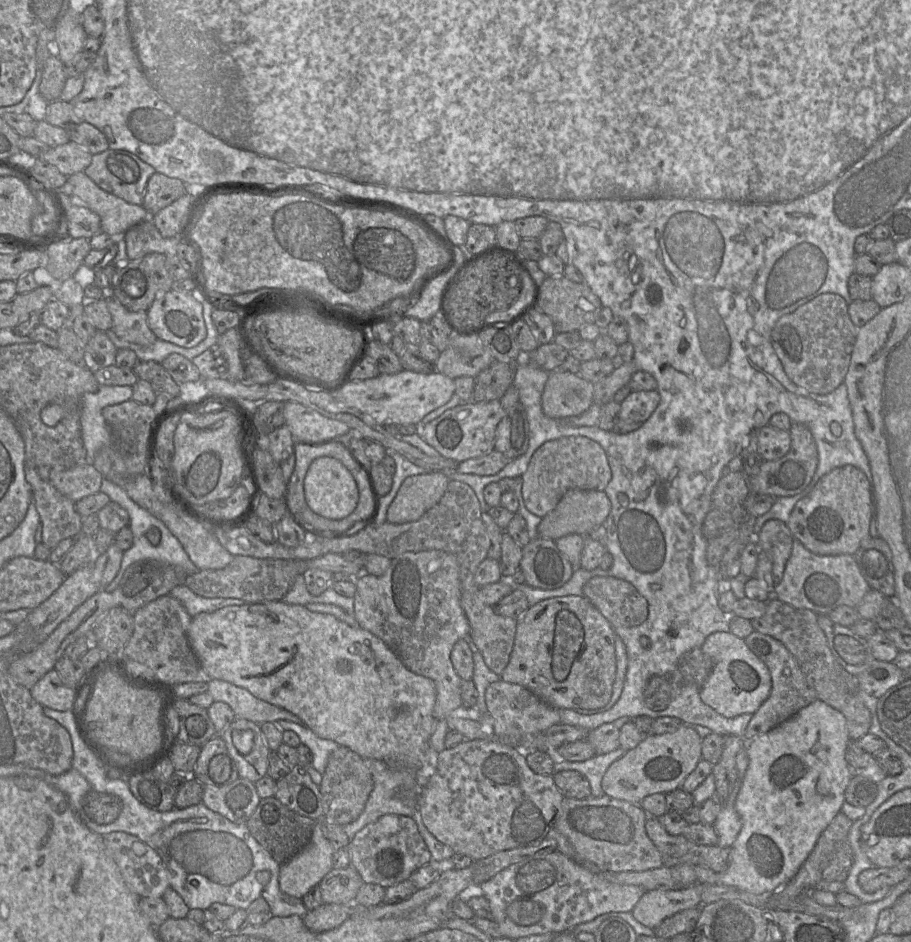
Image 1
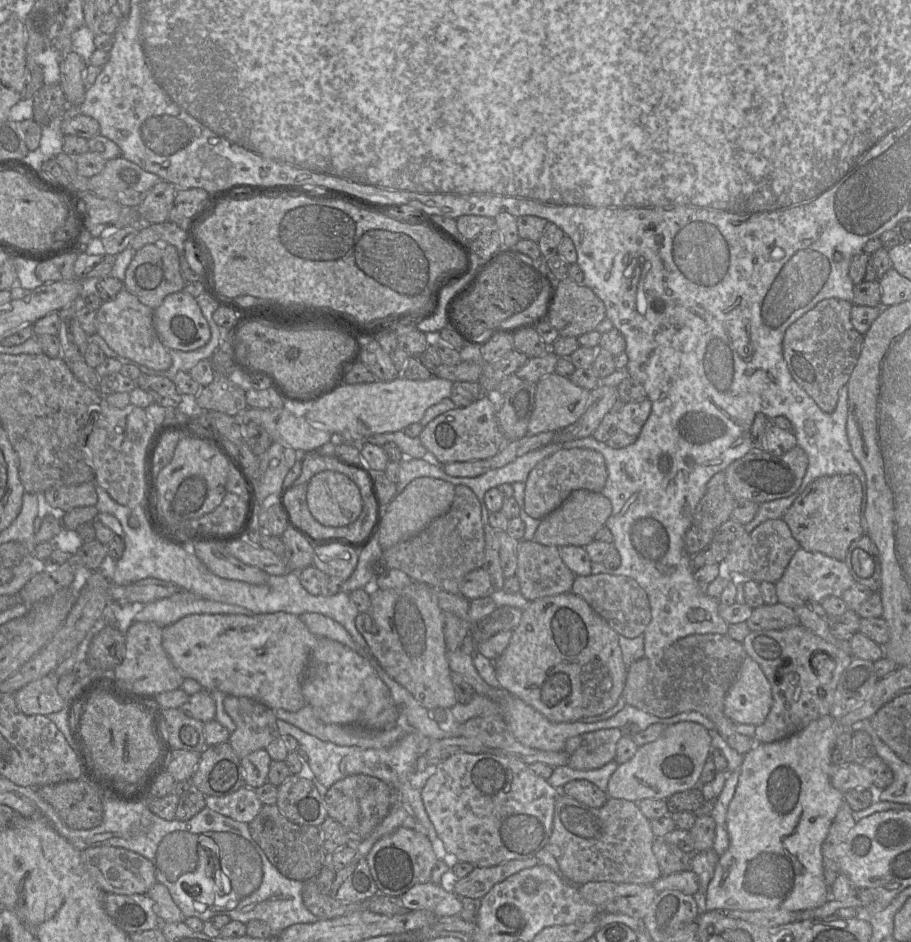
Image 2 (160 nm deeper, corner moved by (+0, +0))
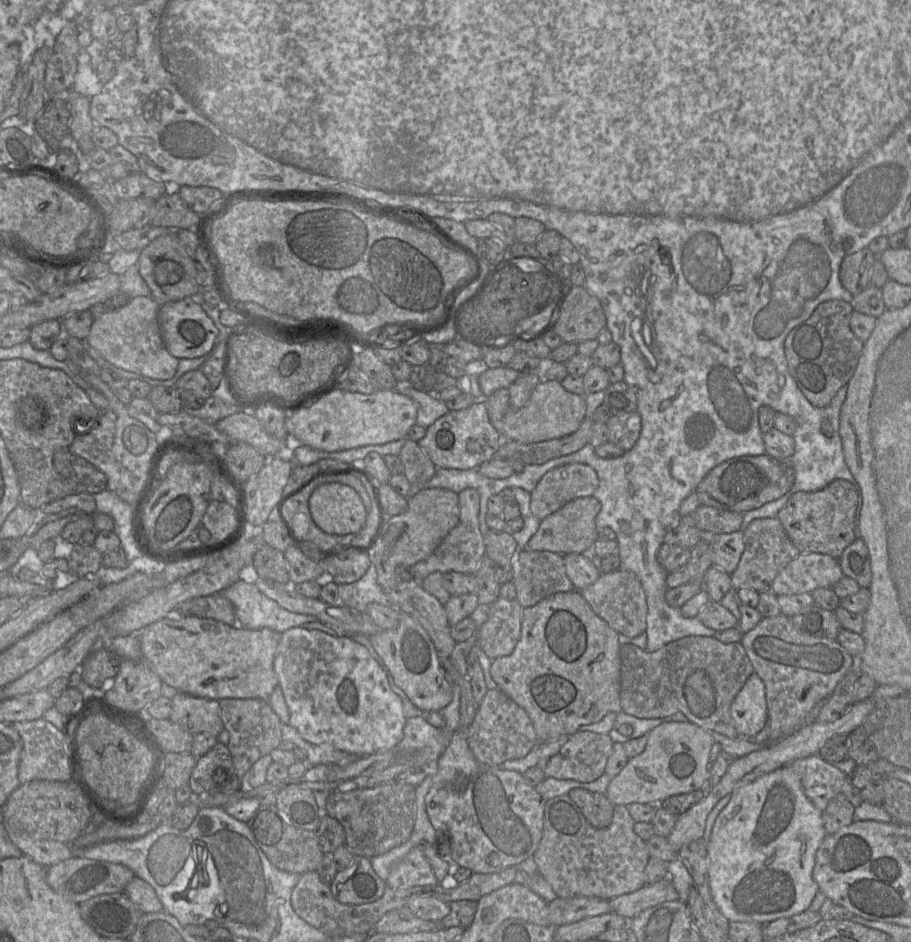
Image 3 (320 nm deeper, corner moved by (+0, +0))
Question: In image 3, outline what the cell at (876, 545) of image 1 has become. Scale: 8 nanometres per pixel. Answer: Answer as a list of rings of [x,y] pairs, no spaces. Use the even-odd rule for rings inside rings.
[[[858,536],[838,559],[845,576],[854,579],[861,588],[869,588],[872,581],[870,553],[864,540]]]

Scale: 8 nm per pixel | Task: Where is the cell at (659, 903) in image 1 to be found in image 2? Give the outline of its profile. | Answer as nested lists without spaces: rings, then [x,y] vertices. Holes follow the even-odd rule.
[[[826,715],[784,739],[755,743],[743,755],[738,784],[726,815],[730,843],[726,852],[719,856],[707,887],[706,911],[782,909],[802,912],[827,902],[822,844],[844,800],[844,794],[830,782],[832,751],[839,732],[837,719]]]

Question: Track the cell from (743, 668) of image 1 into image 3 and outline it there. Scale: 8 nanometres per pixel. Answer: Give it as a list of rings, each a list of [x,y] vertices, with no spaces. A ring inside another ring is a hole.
[[[756,672],[748,677],[734,698],[730,714],[736,731],[745,738],[753,738],[767,723],[765,687]]]

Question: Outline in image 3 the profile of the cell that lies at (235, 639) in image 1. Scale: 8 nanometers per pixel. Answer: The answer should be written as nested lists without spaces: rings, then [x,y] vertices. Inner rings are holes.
[[[172,615],[138,631],[140,631],[140,646],[145,664],[163,683],[182,693],[217,701],[226,698],[268,700],[274,690],[280,687],[274,671],[274,657],[281,634],[269,628],[254,630],[235,628],[210,618]]]

